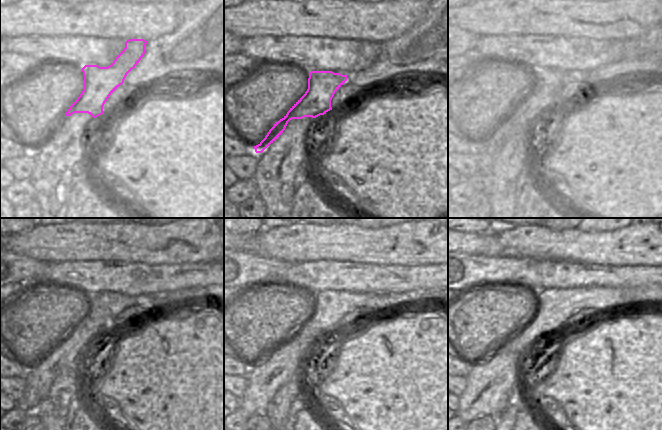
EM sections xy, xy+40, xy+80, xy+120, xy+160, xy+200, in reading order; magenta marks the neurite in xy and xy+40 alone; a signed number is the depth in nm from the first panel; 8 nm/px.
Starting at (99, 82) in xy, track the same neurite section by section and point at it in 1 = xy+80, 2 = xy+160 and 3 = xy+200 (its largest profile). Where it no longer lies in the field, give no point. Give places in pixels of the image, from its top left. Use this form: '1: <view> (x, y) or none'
1: xy+80 (523, 118)
2: xy+160 (264, 378)
3: xy+200 (491, 382)

